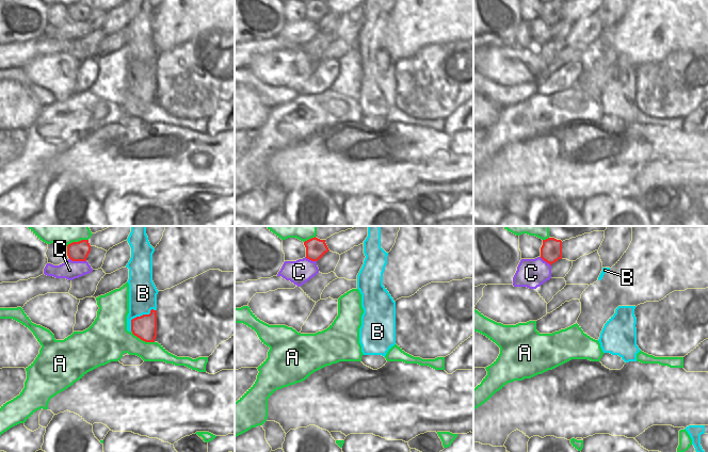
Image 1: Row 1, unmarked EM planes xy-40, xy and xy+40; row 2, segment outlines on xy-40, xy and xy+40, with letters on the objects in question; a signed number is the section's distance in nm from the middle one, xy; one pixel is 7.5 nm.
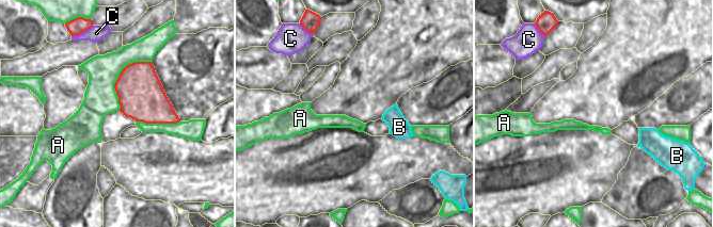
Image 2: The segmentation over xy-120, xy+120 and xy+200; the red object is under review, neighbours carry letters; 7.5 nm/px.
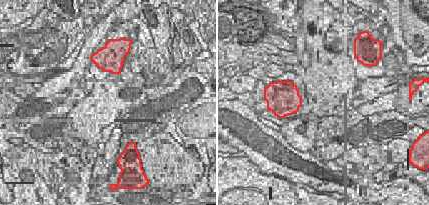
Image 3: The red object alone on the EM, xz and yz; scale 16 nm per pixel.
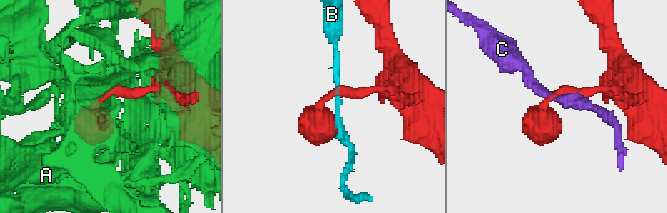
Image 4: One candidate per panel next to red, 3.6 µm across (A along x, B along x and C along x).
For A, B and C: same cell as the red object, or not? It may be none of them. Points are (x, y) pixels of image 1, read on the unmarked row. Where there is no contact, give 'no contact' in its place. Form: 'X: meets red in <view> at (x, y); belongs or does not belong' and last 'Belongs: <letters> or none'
A: meets red in xy-40 at (143, 101); does not belong
B: meets red in xy-40 at (139, 78); does not belong
C: meets red in xy-40 at (78, 21); does not belong
Belongs: none

